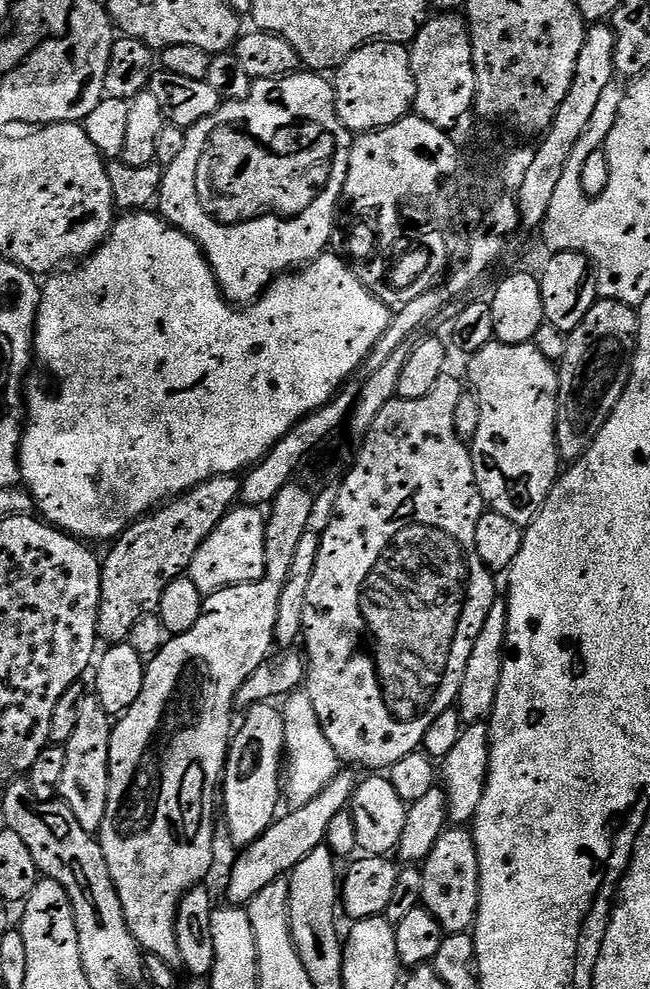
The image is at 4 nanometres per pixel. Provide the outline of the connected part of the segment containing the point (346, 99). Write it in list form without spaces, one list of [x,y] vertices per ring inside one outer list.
[[[389,40],[364,44],[335,69],[334,76],[336,113],[353,134],[377,132],[379,128],[398,122],[413,111],[416,83],[410,51],[403,44],[391,44]]]

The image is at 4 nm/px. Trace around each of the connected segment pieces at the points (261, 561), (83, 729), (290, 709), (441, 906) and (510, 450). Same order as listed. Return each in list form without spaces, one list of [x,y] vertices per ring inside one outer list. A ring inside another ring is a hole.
[[[247,506],[233,507],[214,526],[214,530],[198,546],[198,554],[190,562],[186,576],[187,579],[198,586],[201,597],[214,594],[223,588],[233,588],[239,584],[258,582],[266,570],[266,516],[259,508]]]
[[[85,694],[78,700],[78,726],[74,726],[74,734],[63,745],[66,750],[66,770],[62,770],[59,799],[70,806],[74,818],[78,818],[78,826],[93,834],[99,833],[102,818],[106,818],[108,759],[113,727],[113,717],[100,705],[97,696]]]
[[[306,690],[290,693],[280,708],[280,717],[284,723],[284,750],[286,753],[286,779],[282,784],[282,796],[289,800],[292,808],[301,808],[310,803],[342,770],[342,761],[334,754],[334,746],[330,746],[326,734],[322,730],[322,722],[318,722],[318,713],[314,710],[314,702],[310,702],[310,694]]]
[[[449,826],[438,838],[434,850],[422,862],[423,907],[434,914],[445,933],[468,932],[475,925],[480,905],[480,867],[478,850],[471,831],[464,826]]]
[[[493,342],[471,353],[469,360],[472,361],[468,364],[467,383],[480,400],[478,434],[470,441],[476,485],[480,487],[485,505],[491,511],[510,518],[510,522],[527,526],[548,501],[550,490],[562,472],[560,452],[556,449],[556,407],[560,389],[557,365],[542,355],[535,343]]]

